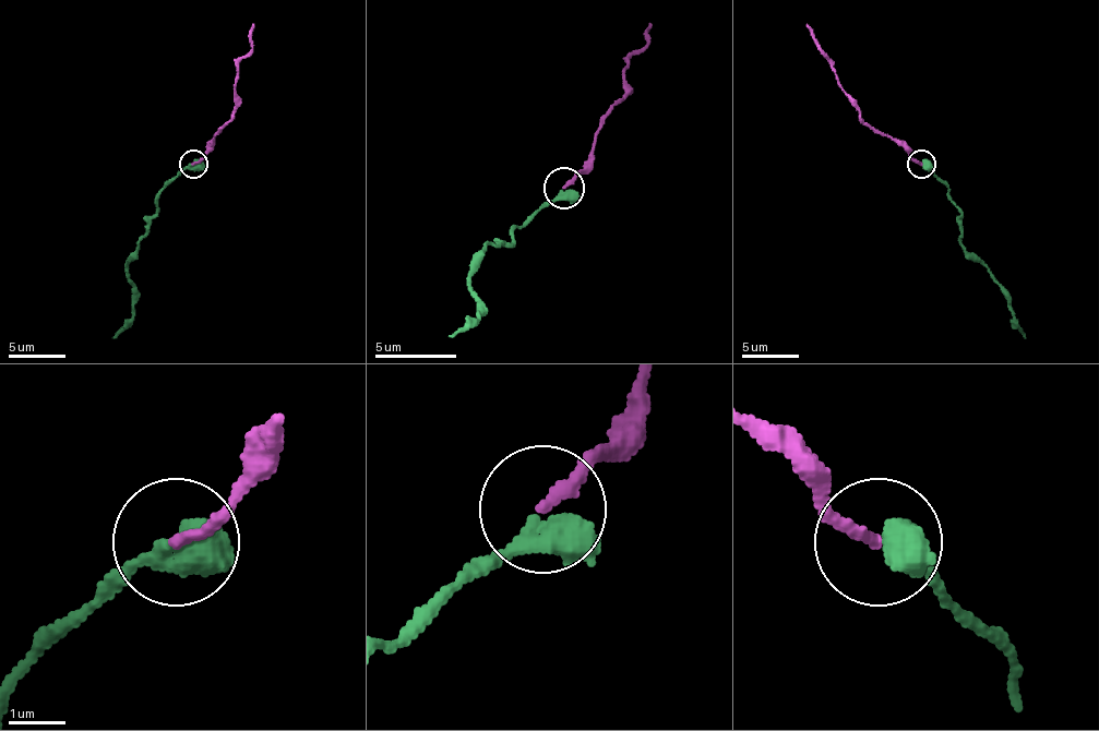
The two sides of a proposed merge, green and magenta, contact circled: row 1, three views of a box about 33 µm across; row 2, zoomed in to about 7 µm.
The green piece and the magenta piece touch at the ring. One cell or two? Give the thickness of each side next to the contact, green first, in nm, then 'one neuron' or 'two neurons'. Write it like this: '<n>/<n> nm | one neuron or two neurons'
420/200 nm | one neuron

